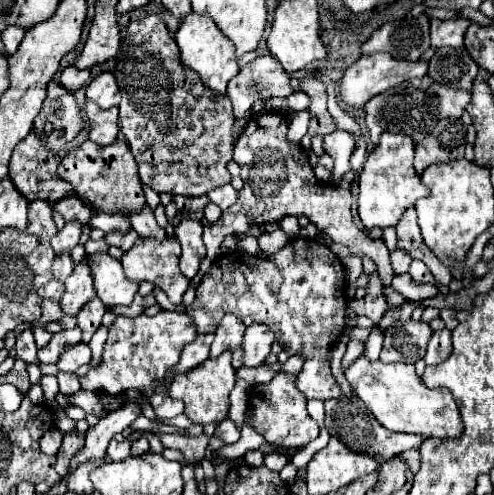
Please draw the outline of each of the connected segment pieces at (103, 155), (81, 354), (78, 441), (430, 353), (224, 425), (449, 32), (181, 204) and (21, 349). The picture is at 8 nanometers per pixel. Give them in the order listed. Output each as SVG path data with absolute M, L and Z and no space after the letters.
M118 137L112 145L86 145L86 141L72 149L58 165L58 175L66 179L76 195L90 201L98 211L104 213L126 213L126 211L140 211L146 205L142 183L138 181L138 163L130 153L130 145L126 145L124 137Z
M80 341L76 345L66 347L56 365L60 371L76 371L80 365L86 365L86 363L90 363L90 347Z
M66 433L66 435L64 435L62 447L58 449L58 455L56 455L56 473L58 473L62 479L66 477L70 457L72 457L82 445L84 445L84 435L80 435L80 433Z
M448 329L434 331L434 335L428 343L424 361L426 361L426 365L438 365L450 355L450 351L452 351L452 333Z
M222 421L218 427L216 427L216 437L220 437L224 443L236 443L240 439L240 429L236 427L234 421Z
M430 19L430 39L432 47L464 47L464 33L468 29L468 19Z
M202 195L202 197L174 197L178 211L186 211L186 213L194 213L198 209L204 209L208 201L210 199L206 195Z
M26 329L18 335L18 341L16 341L16 357L22 359L26 365L34 363L34 365L40 365L38 357L36 357L36 343L34 343L34 337L32 337L32 331Z

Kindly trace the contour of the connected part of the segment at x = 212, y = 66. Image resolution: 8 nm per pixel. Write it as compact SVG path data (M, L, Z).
M190 13L182 19L182 25L178 27L174 39L180 49L182 65L194 69L212 91L218 91L224 95L228 81L238 75L238 65L236 65L234 45L222 35L222 31L216 27L216 23L206 15Z

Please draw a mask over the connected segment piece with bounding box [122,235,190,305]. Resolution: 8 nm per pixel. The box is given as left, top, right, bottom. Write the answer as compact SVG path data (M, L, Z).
M168 235L166 241L150 241L148 237L140 237L136 241L136 245L132 245L132 249L124 253L122 265L124 265L124 271L126 271L128 279L152 281L156 287L160 287L168 295L168 299L174 305L180 305L182 303L182 295L188 289L190 279L180 271L178 259L180 259L180 245L178 245L174 235Z

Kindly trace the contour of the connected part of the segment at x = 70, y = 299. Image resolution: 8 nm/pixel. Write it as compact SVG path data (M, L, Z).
M88 257L76 263L72 275L64 281L66 291L60 299L60 305L66 315L76 315L80 307L94 297L94 281L90 281L90 265L86 265L86 261Z

